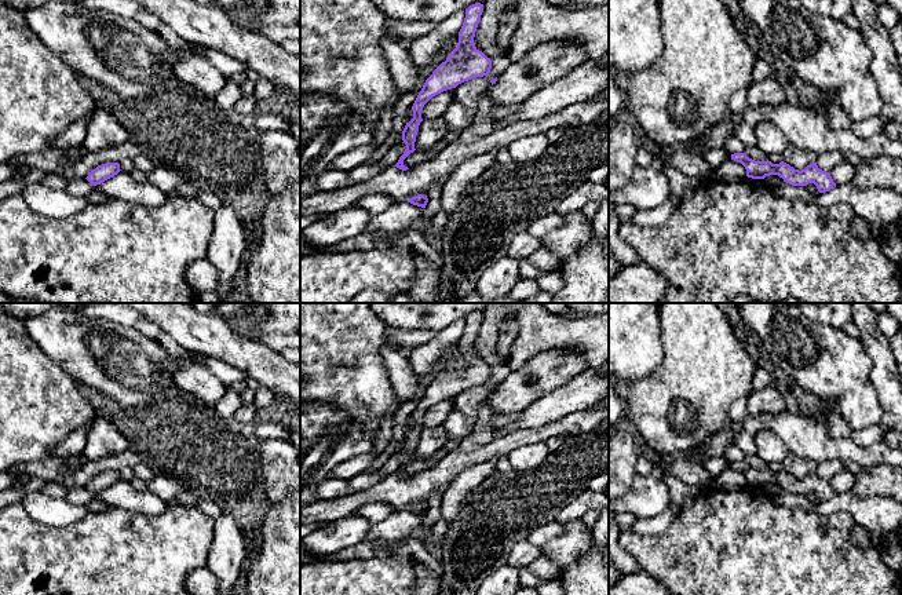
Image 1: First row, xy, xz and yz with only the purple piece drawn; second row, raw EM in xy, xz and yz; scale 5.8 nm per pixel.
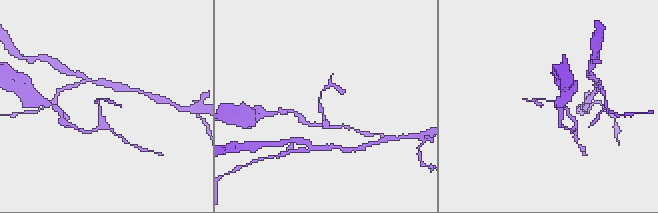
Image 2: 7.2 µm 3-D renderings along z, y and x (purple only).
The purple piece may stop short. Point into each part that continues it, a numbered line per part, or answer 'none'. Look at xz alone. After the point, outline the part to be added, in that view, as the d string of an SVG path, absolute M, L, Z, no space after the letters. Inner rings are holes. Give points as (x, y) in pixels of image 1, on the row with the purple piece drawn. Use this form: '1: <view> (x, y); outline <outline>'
none

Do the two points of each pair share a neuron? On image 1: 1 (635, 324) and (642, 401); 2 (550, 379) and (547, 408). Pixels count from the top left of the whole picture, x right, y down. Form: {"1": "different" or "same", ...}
{"1": "different", "2": "different"}

